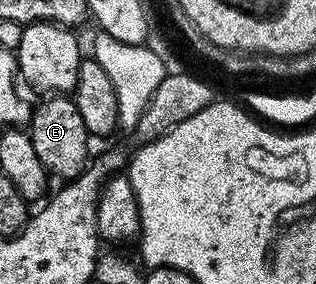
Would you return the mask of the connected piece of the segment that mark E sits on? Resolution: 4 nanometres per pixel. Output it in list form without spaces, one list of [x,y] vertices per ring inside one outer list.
[[[55,93],[44,99],[47,99],[44,103],[36,102],[31,112],[29,134],[33,141],[33,150],[41,165],[45,165],[48,176],[55,178],[56,175],[59,181],[73,181],[87,168],[92,154],[93,137],[85,129],[81,109],[77,109],[74,98]]]

